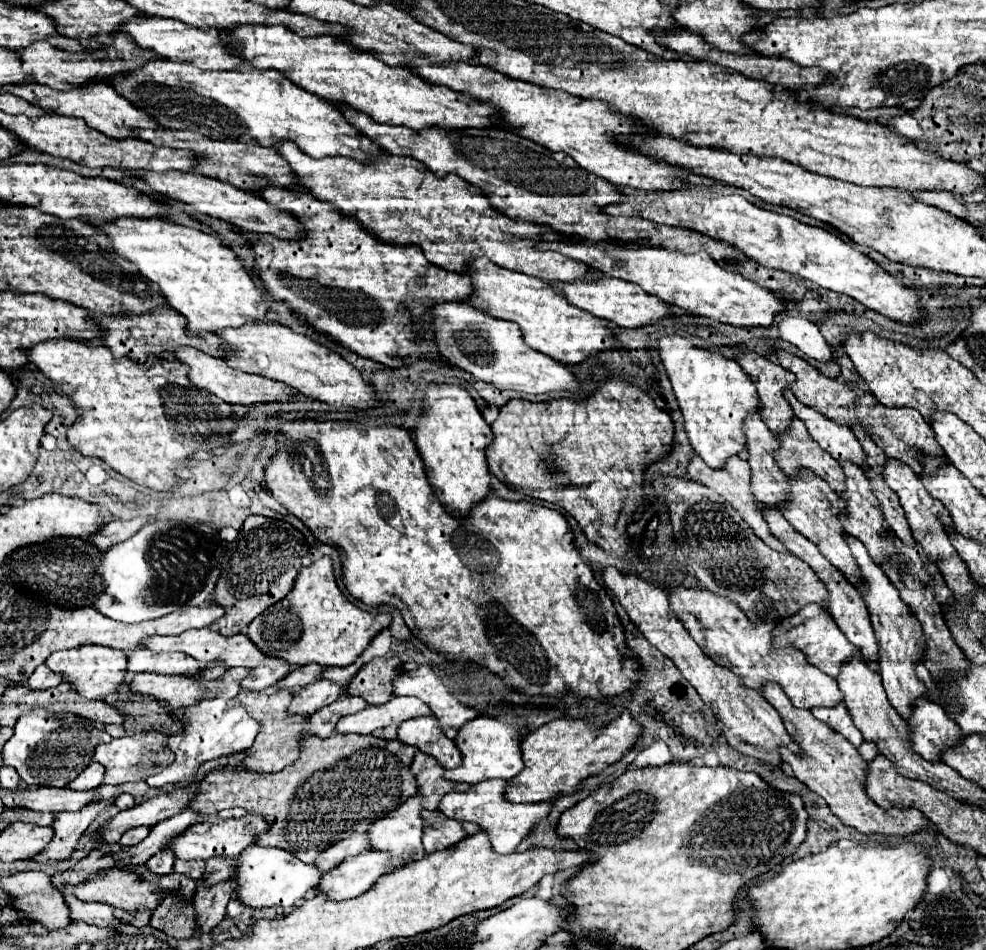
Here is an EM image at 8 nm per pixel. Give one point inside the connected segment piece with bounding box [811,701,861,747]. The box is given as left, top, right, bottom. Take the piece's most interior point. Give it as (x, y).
(838, 718)

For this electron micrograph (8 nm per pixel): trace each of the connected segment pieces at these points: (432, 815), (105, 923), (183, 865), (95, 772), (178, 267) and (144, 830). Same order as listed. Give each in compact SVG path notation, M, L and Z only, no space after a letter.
M423 811L423 819L427 819L427 831L423 835L425 851L441 851L457 845L467 837L463 825L453 819L443 819L437 811Z
M65 897L67 905L71 907L73 921L85 921L99 927L121 927L123 923L113 915L115 907L107 903L85 903L75 897Z
M177 859L175 861L175 871L191 877L193 881L199 881L203 877L203 871L205 871L205 861L183 861L183 859Z
M93 761L75 781L71 781L67 787L77 789L77 791L85 791L85 789L97 789L103 783L103 765Z
M121 217L97 229L109 237L115 255L139 267L139 273L159 287L169 307L187 317L191 333L217 333L223 327L241 327L247 321L269 321L269 307L263 303L261 291L221 239L157 217Z
M133 827L121 835L119 843L121 845L135 845L135 843L143 841L149 835L149 831L151 831L151 827Z

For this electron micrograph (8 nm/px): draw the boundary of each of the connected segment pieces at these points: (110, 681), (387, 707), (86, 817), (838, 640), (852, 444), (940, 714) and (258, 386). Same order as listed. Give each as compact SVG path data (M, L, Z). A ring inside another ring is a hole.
M81 645L77 649L59 651L59 653L53 653L45 663L51 671L63 673L65 681L71 681L71 685L75 685L75 689L87 699L103 699L107 693L117 691L127 671L125 653L121 649L113 649L105 645Z
M399 695L399 697L391 697L383 705L369 705L359 713L341 717L337 723L337 731L367 735L391 723L399 727L403 721L419 717L419 715L431 715L431 709L427 707L427 703L409 695Z
M113 797L111 799L99 799L99 801L87 803L81 811L57 813L57 817L55 817L55 821L51 825L53 831L55 831L55 837L45 847L45 851L35 855L33 859L41 861L41 863L69 859L69 855L75 849L77 839L81 837L81 833L91 825L91 821L97 817L97 813L101 813L107 807L111 807L113 803L115 803Z
M811 603L811 605L805 605L803 609L799 609L795 615L787 617L781 621L781 627L775 629L775 643L779 643L779 647L785 647L785 645L793 645L797 649L801 649L809 663L813 663L817 669L821 669L823 673L827 673L829 677L837 677L841 667L845 663L849 663L853 657L861 659L867 667L871 667L871 671L879 673L879 665L877 661L869 661L863 657L863 653L841 633L841 629L835 625L835 621L827 615L827 611L823 611L821 605L817 603Z
M785 389L783 395L789 401L789 405L793 407L795 417L799 417L805 423L811 437L827 453L831 453L837 461L847 459L853 463L863 463L863 449L859 447L859 441L855 439L853 431L847 425L835 423L833 419L819 415L815 409L799 403L799 399L795 399L795 395L789 389Z
M919 697L915 705L911 705L911 715L905 719L905 723L913 751L927 761L939 761L941 749L963 737L959 727L955 727L955 723L947 719L943 707L923 697Z
M177 347L175 359L189 367L187 377L197 389L205 389L227 403L251 405L251 403L267 403L267 401L289 401L289 395L297 393L291 387L287 387L285 383L279 383L279 381L273 381L273 379L267 379L261 375L249 375L243 371L235 371L235 369L227 367L227 363L223 359L211 357L211 355L199 351L199 349L193 349L193 347Z

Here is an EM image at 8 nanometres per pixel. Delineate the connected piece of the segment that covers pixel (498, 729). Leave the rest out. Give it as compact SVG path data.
M479 715L471 723L463 725L463 731L455 737L455 745L463 755L463 765L457 769L445 771L449 781L465 781L465 783L481 783L485 779L513 779L523 769L521 759L521 731L525 729L525 719L511 717L511 721L503 721L503 717Z

